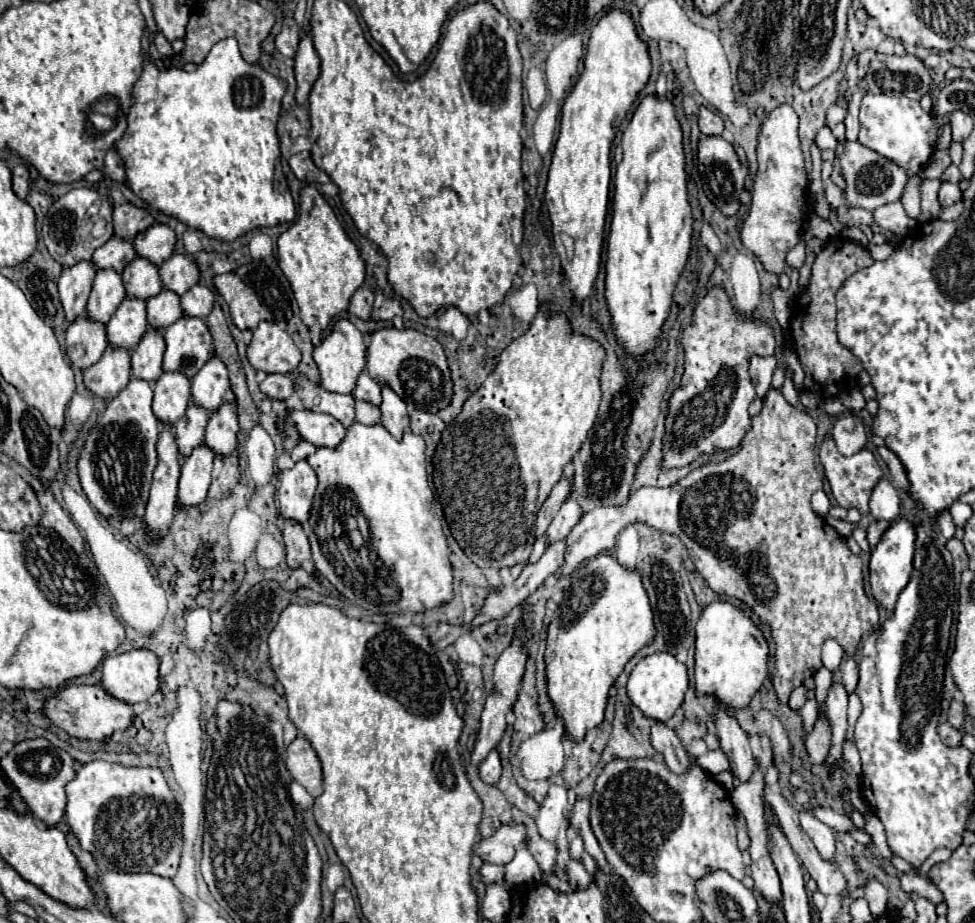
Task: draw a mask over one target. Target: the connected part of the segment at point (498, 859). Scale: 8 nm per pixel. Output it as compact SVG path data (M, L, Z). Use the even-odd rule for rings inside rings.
M505 825L497 829L491 837L481 839L475 847L473 853L479 855L485 863L495 863L495 865L507 865L519 843L525 841L525 827L523 825Z

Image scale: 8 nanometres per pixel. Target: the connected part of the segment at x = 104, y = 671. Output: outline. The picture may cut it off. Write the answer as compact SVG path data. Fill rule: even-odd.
M135 649L135 651L127 651L121 655L109 655L103 661L101 667L101 687L115 699L123 701L123 703L141 703L147 701L149 697L153 697L159 691L161 685L161 677L159 677L159 659L155 653L147 651L147 649Z

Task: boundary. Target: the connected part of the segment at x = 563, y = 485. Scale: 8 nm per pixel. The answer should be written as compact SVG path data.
M563 477L551 491L551 495L545 499L545 503L541 505L541 509L537 511L537 521L535 521L535 537L543 537L551 519L555 517L555 513L559 511L559 507L565 503L565 499L571 493L571 477Z

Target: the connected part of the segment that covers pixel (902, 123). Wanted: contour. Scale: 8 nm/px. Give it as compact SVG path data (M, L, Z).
M865 93L861 99L859 121L861 121L859 143L891 159L893 163L903 167L907 175L917 175L919 169L929 161L929 157L935 151L935 143L939 137L937 121L931 113L921 109L919 101L909 99L907 95L891 97L883 93L881 95Z

